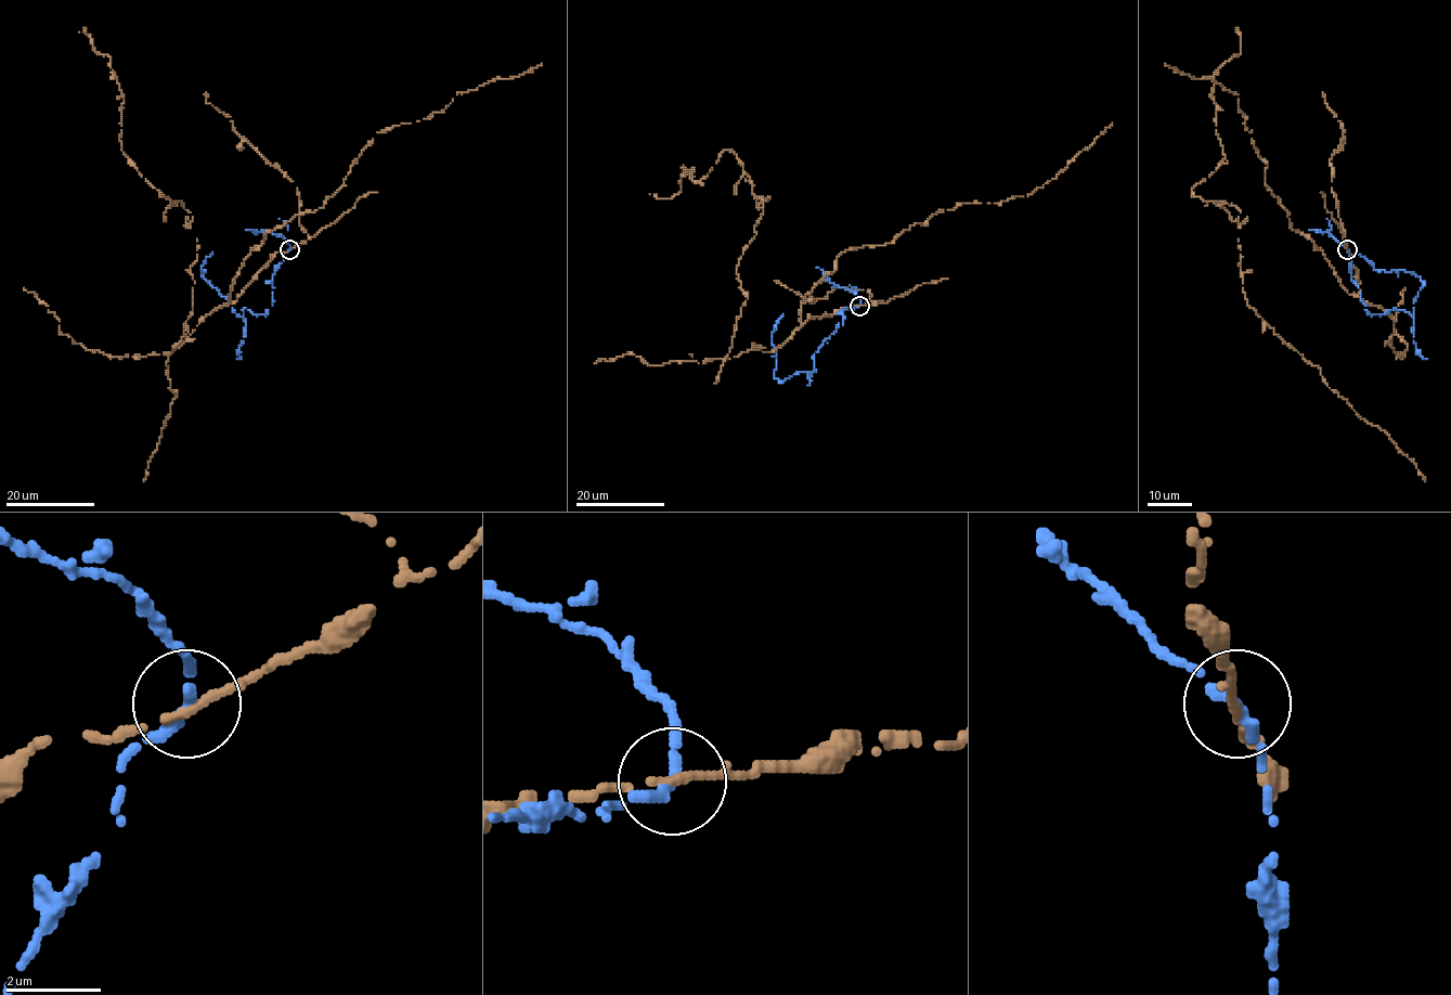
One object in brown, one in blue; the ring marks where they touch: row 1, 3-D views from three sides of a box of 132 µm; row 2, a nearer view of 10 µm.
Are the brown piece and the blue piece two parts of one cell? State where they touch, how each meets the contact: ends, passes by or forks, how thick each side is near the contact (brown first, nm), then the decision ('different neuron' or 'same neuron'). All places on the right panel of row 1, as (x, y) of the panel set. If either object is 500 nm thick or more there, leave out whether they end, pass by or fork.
at (1347, 249); brown passes by; blue passes by; 160 nm thick on the brown side, 220 nm on the other; different neuron

